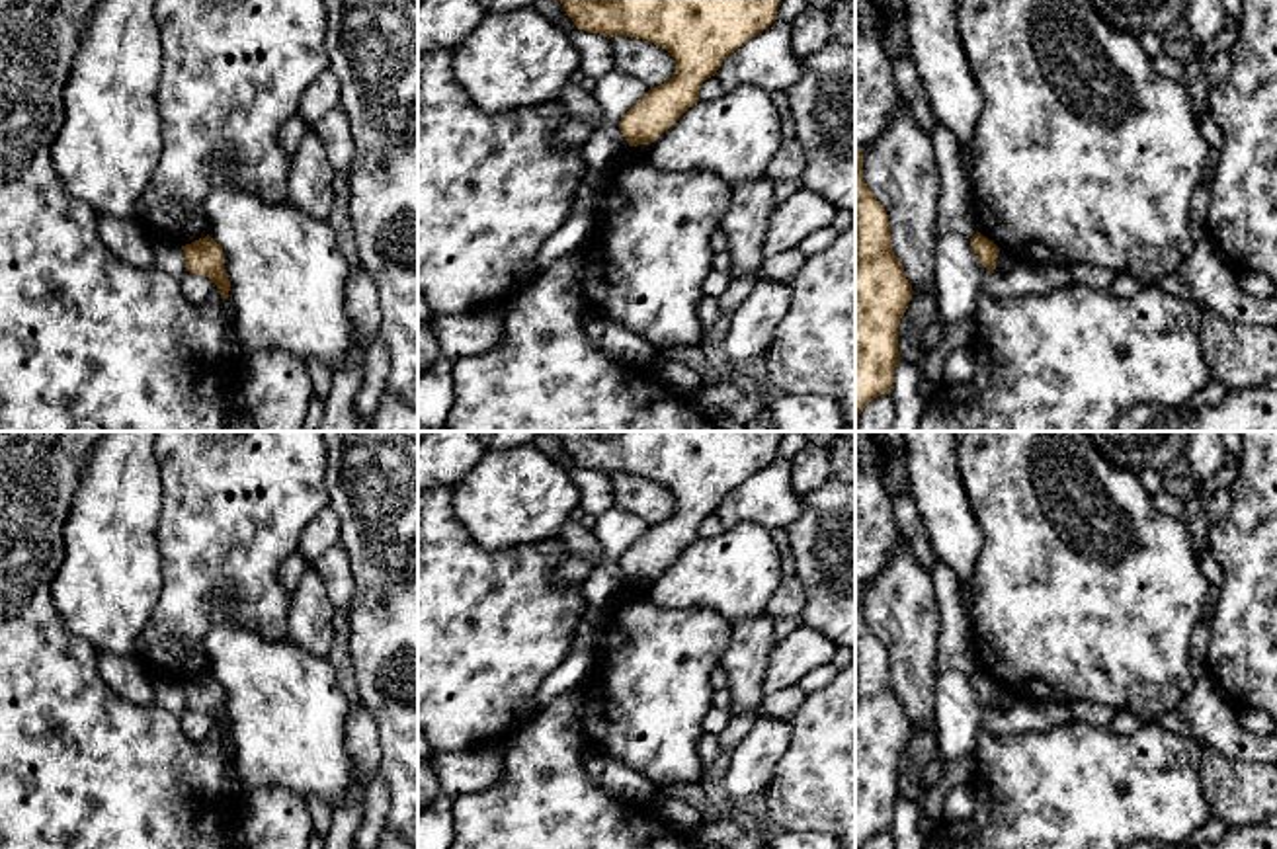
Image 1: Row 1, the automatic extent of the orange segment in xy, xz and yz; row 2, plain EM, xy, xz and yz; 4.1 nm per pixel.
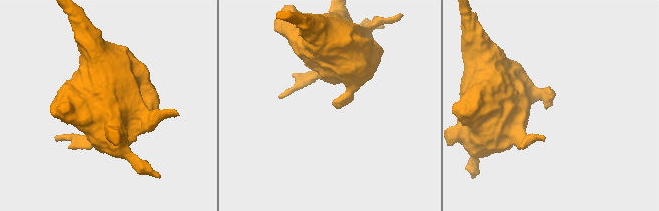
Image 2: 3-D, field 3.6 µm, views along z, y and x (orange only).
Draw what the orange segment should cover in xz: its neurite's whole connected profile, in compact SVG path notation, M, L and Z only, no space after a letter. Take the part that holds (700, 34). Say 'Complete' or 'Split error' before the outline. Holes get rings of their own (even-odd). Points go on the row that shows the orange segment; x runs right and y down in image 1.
Complete. M558 0L578 29L650 41L676 62L674 76L650 88L619 121L629 146L650 144L699 101L701 84L722 61L777 20L781 0Z

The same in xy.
Complete. M207 234L182 246L182 250L185 254L185 269L209 277L217 285L221 299L228 299L230 281L225 269L223 248Z

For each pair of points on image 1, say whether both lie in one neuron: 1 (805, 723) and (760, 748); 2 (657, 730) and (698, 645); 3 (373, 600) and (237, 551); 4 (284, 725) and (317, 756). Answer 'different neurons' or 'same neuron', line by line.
1: different neurons
2: same neuron
3: different neurons
4: same neuron

